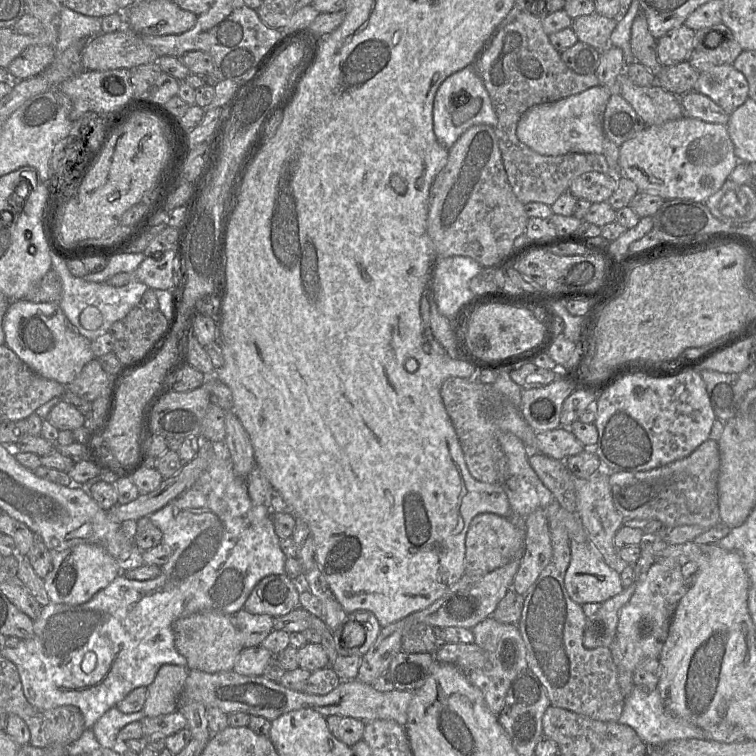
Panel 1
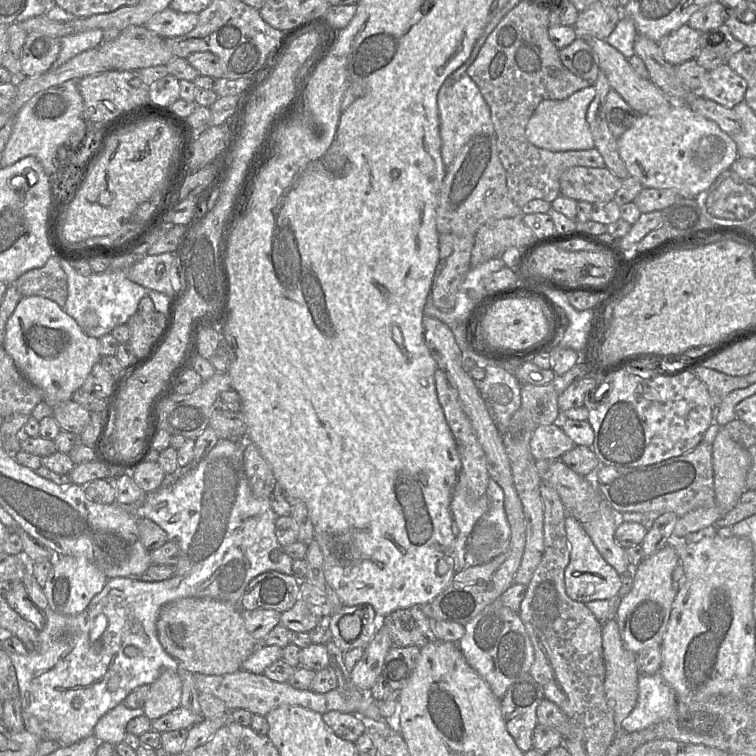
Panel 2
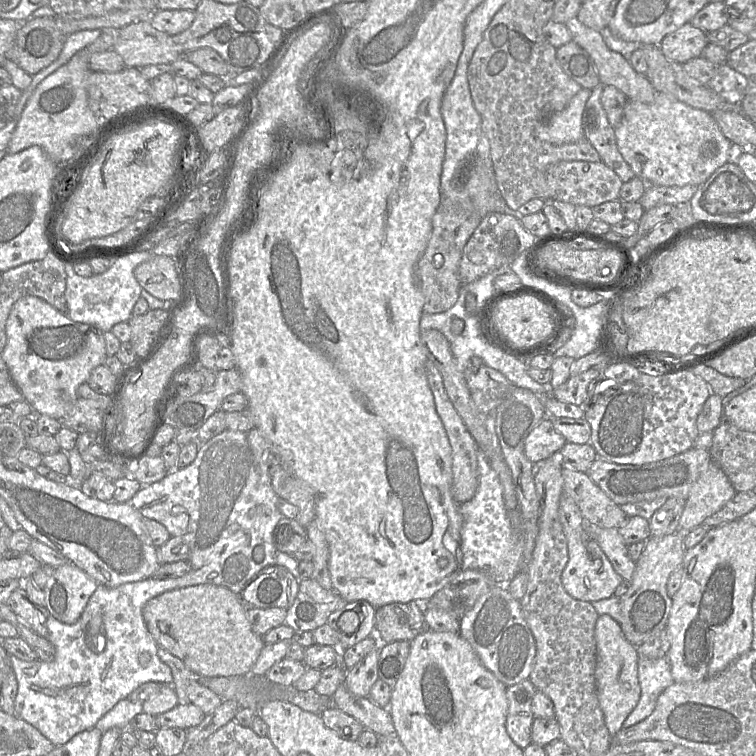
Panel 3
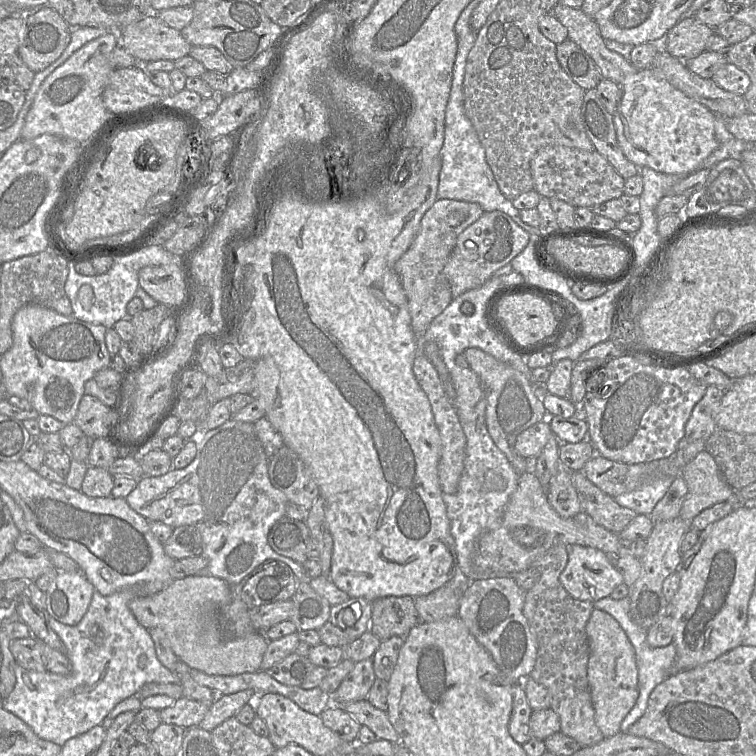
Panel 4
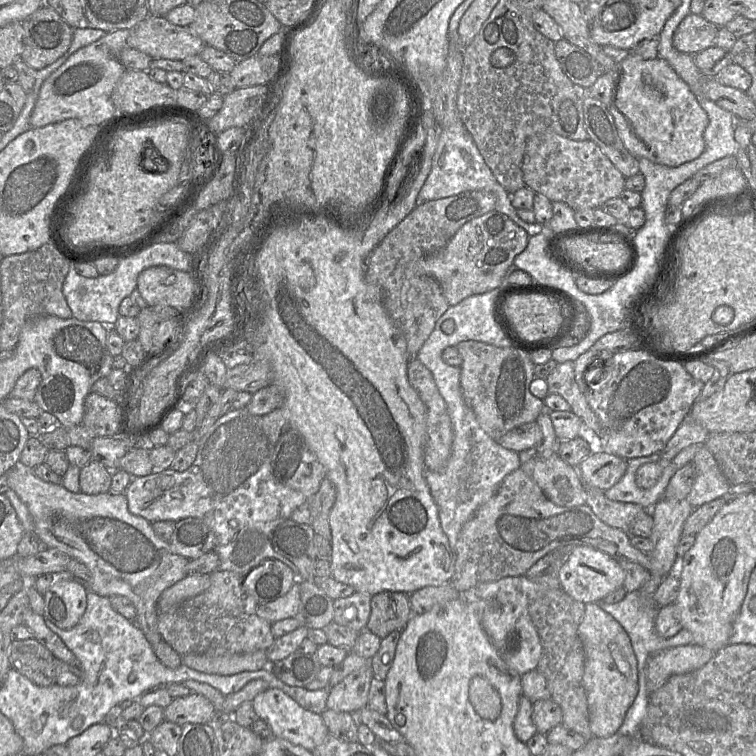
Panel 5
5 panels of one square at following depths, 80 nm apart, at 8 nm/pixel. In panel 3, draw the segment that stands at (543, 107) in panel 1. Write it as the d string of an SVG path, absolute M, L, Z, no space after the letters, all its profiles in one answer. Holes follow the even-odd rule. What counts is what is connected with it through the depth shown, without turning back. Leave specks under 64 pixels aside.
M582 88L561 111L536 126L536 135L554 144L576 142L585 137L582 116L592 90Z

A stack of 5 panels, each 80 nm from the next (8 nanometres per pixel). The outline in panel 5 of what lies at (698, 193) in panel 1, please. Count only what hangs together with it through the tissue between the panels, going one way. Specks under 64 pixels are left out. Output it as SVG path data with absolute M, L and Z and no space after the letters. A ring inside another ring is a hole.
M629 53L616 65L614 91L608 109L626 149L636 158L646 158L656 164L677 167L698 158L705 149L703 134L708 125L708 116L687 83L660 57L644 60Z

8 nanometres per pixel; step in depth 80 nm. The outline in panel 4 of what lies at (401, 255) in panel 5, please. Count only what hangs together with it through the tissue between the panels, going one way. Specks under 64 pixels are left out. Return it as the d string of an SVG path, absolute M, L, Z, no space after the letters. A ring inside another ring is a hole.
M437 199L424 214L414 241L396 262L395 271L407 297L411 327L416 336L422 335L432 320L451 303L451 286L444 272L445 265L460 233L477 221L484 212L483 208L474 202Z

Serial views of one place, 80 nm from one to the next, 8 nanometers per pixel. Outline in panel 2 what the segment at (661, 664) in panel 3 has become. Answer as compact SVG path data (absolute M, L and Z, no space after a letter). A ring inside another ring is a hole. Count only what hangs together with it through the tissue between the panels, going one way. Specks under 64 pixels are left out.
M660 672L639 674L638 699L621 723L621 729L635 732L668 720L677 710L677 697Z

